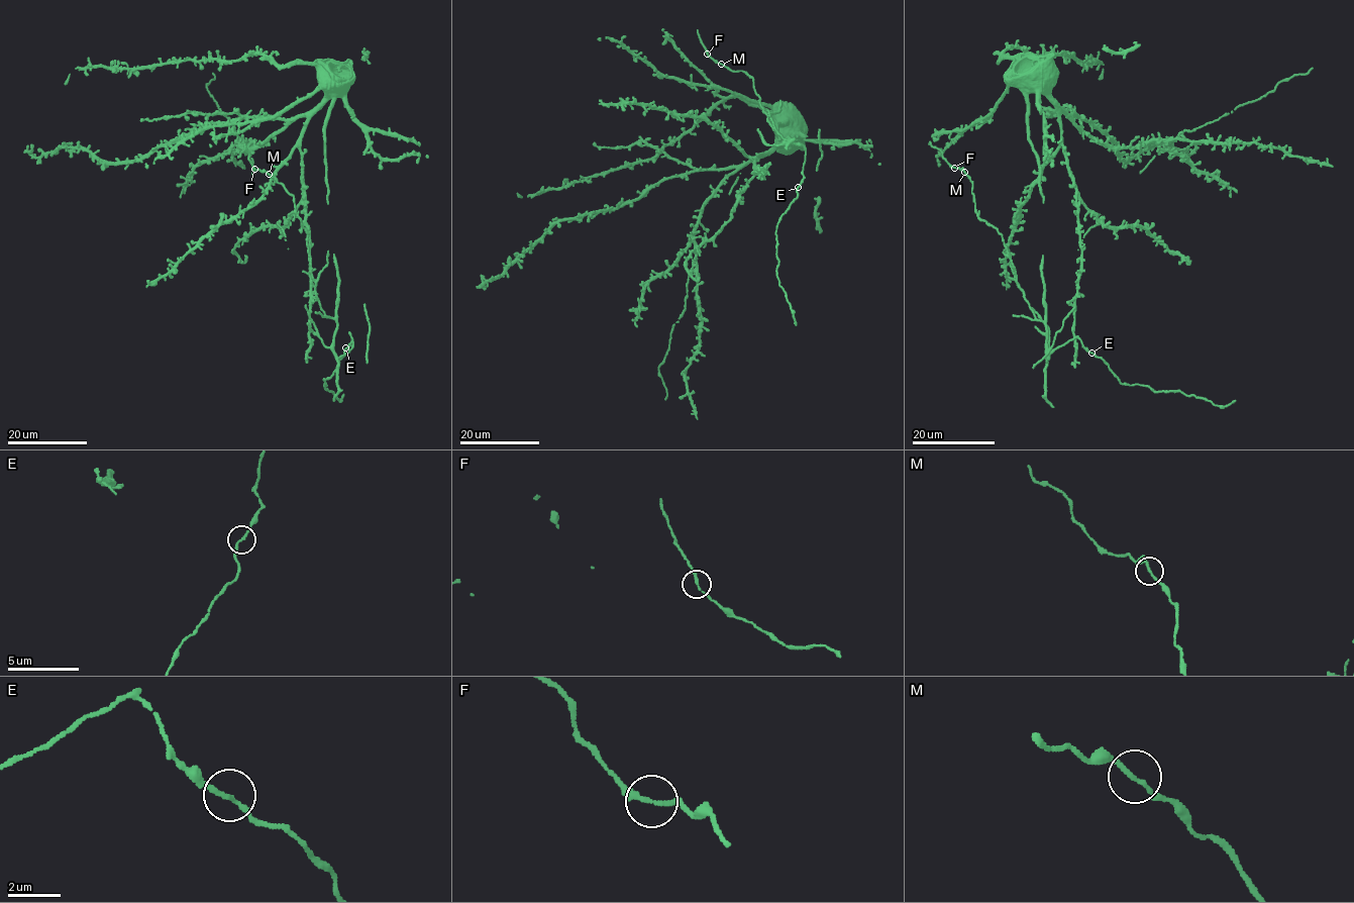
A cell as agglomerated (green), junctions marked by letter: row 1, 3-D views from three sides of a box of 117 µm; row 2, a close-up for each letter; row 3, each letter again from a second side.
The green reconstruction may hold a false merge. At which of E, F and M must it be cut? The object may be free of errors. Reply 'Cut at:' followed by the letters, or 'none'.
Cut at: none

